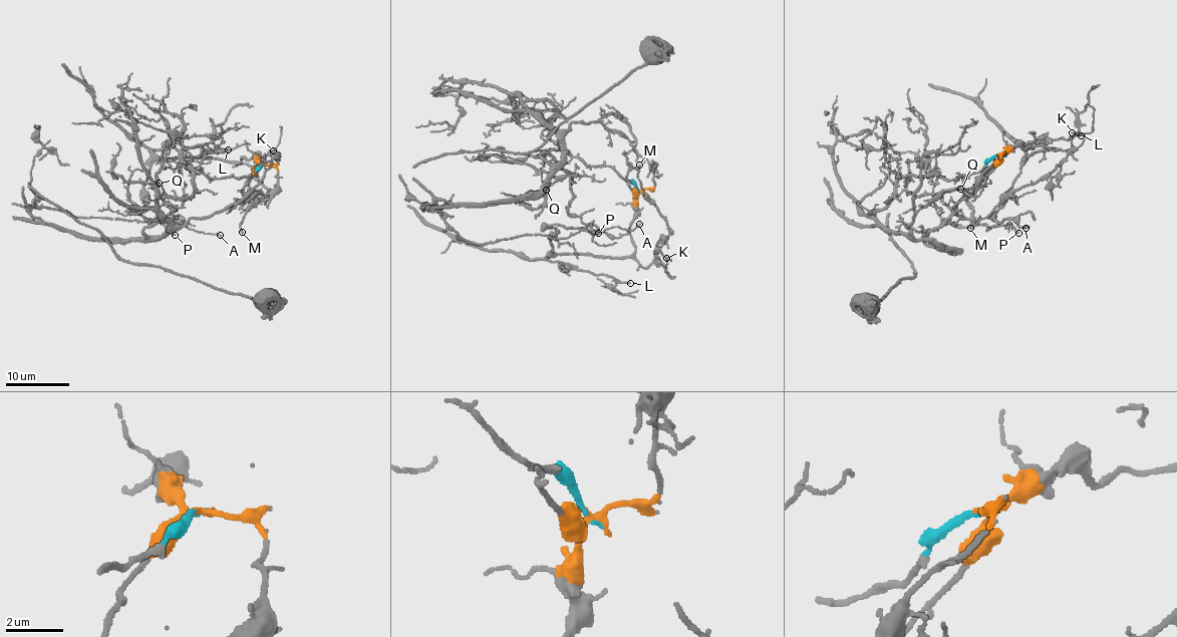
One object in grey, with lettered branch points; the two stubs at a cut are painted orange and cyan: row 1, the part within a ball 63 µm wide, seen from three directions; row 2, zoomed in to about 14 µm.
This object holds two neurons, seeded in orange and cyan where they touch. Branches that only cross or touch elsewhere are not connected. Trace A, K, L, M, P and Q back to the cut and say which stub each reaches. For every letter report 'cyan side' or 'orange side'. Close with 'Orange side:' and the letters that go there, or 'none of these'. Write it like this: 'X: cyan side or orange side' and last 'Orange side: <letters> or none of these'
A: orange side
K: orange side
L: orange side
M: orange side
P: cyan side
Q: cyan side
Orange side: A, K, L, M

